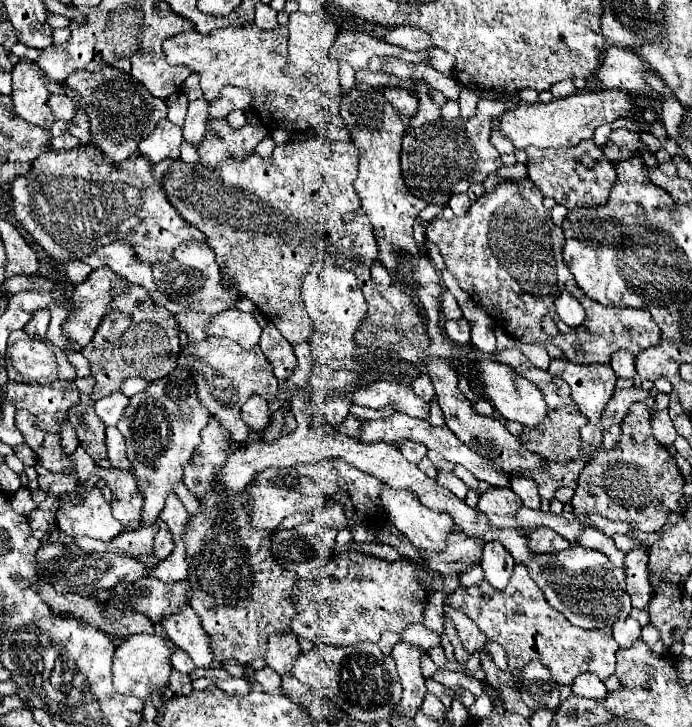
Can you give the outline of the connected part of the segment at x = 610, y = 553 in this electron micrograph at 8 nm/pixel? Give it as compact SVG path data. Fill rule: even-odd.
M586 526L586 530L578 538L578 544L584 546L584 548L592 548L592 550L604 552L614 566L622 566L624 568L626 554L622 550L618 550L616 544L614 544L614 540L610 536L606 536L606 534L602 534L600 530Z

